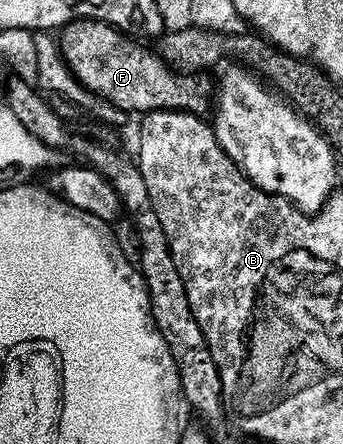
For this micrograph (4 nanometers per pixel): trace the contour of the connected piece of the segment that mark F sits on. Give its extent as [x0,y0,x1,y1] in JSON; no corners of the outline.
[58,21,214,117]

